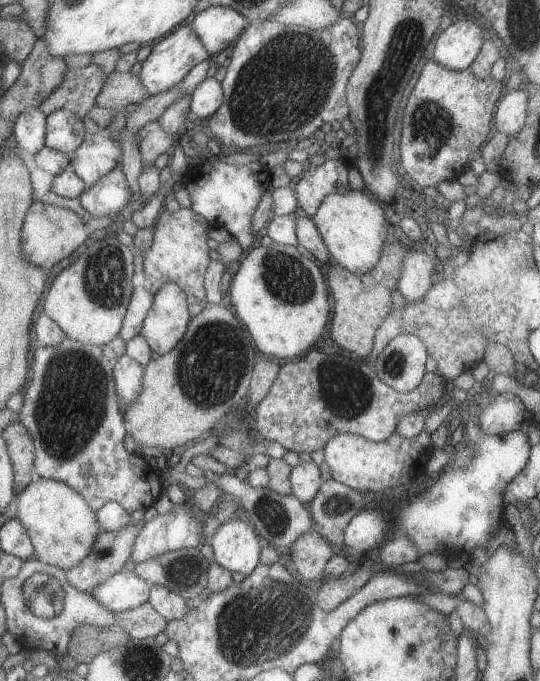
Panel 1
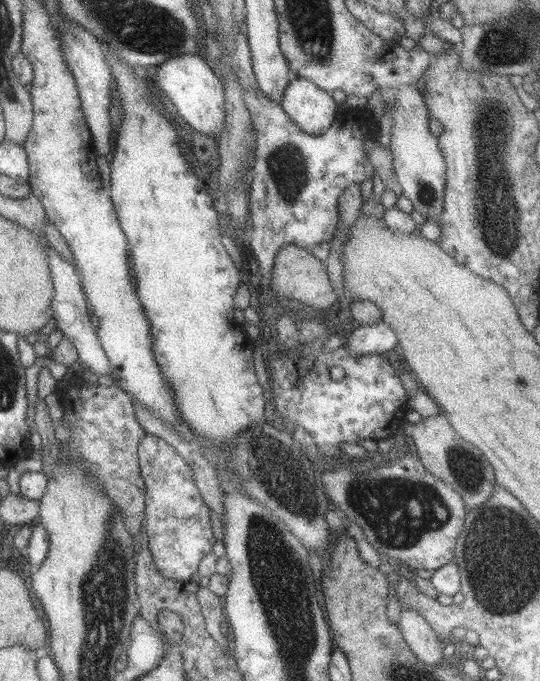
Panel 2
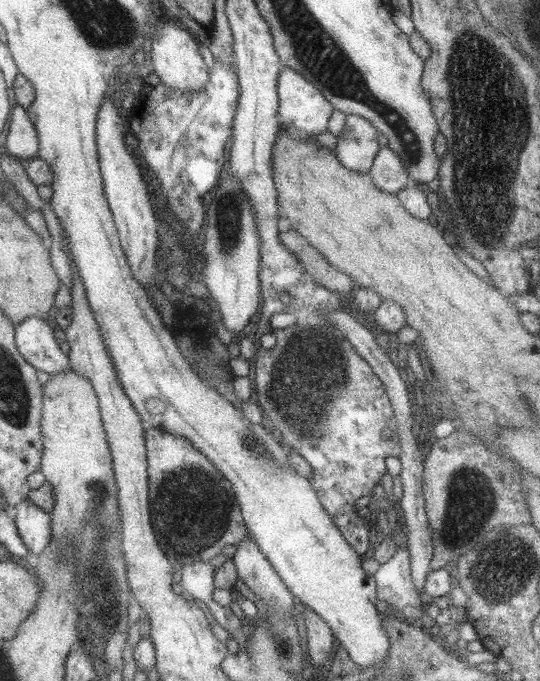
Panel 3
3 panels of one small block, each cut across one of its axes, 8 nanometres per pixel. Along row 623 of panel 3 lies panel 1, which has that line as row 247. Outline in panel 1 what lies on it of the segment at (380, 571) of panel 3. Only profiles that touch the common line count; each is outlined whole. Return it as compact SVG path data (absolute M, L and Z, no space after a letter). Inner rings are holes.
M417 246L404 255L396 290L405 301L420 300L432 286L431 275L438 267L436 259L429 259Z

